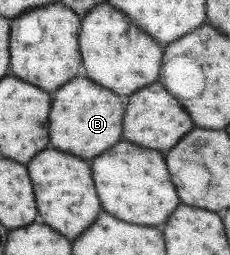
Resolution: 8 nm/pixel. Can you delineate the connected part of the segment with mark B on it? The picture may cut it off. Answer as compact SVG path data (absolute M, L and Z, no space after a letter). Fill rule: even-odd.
M74 77L50 93L49 145L81 159L93 159L121 137L124 99L86 77Z

